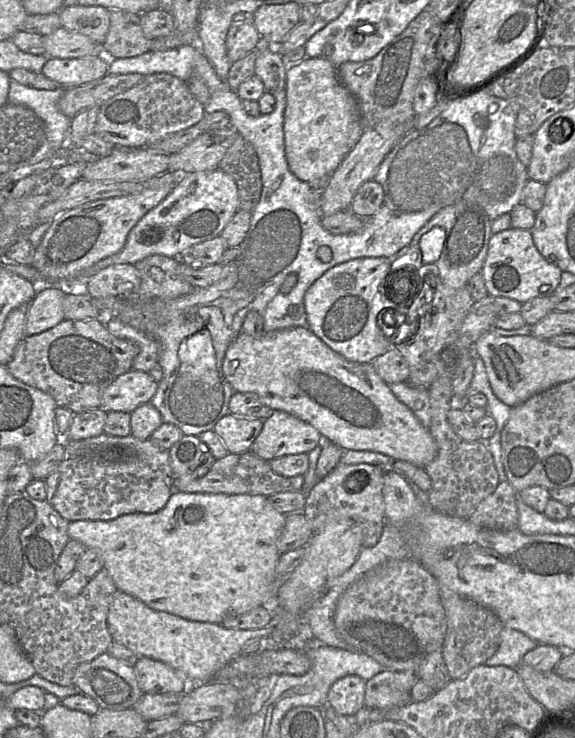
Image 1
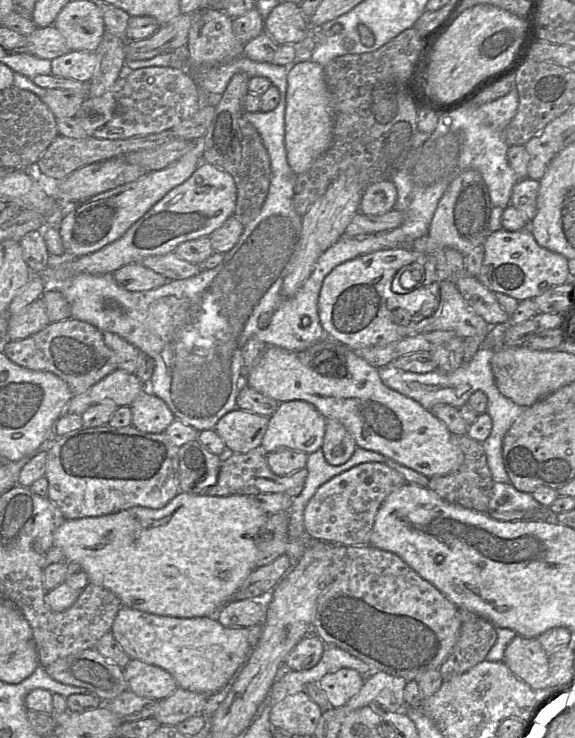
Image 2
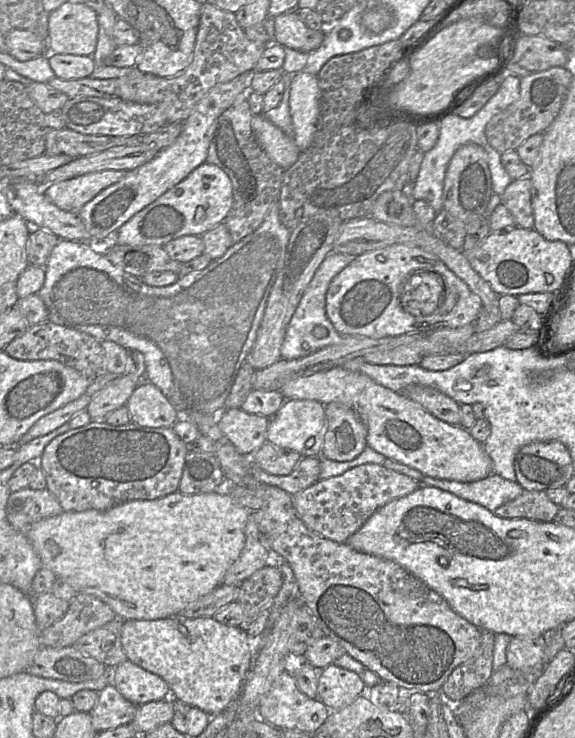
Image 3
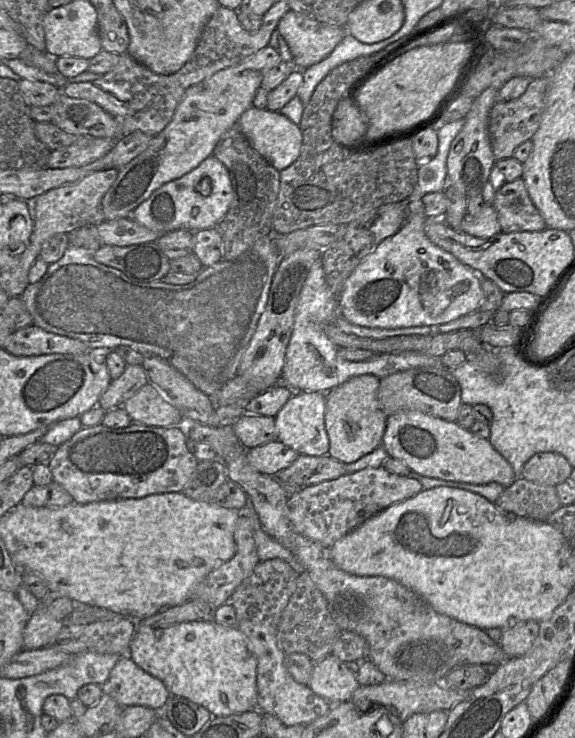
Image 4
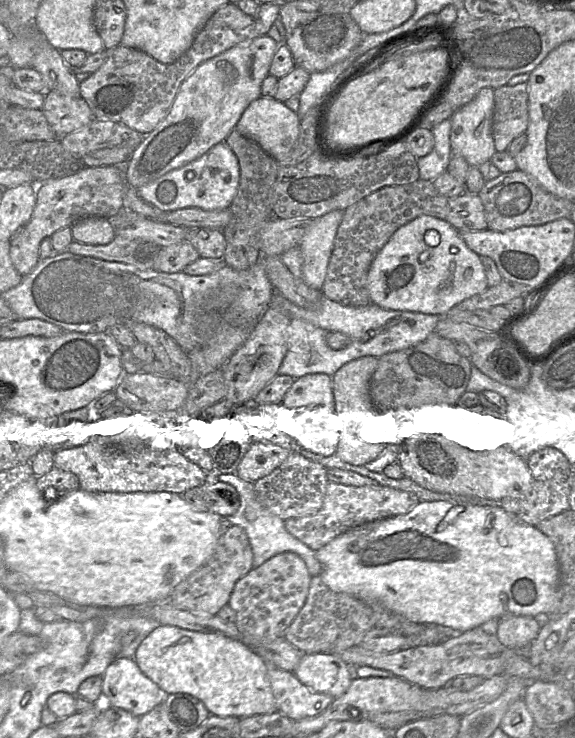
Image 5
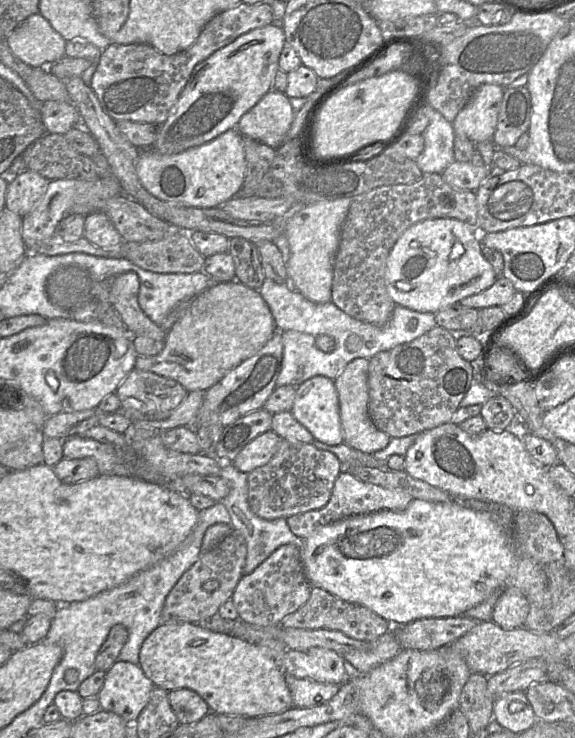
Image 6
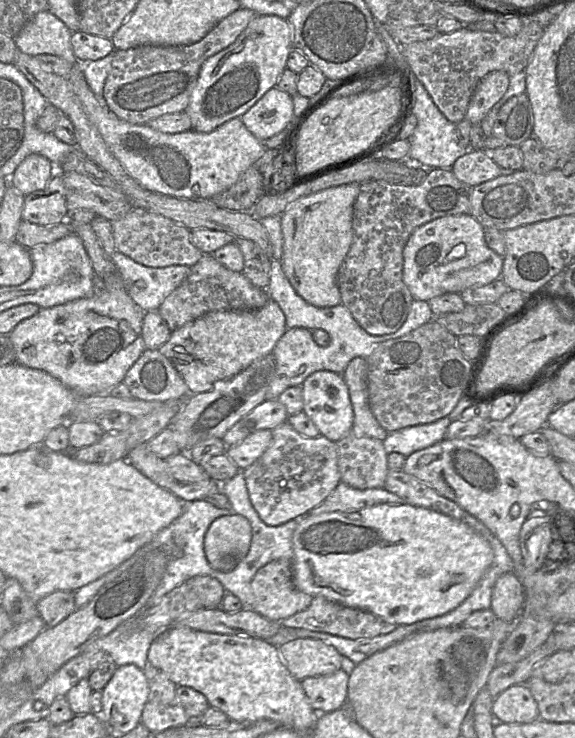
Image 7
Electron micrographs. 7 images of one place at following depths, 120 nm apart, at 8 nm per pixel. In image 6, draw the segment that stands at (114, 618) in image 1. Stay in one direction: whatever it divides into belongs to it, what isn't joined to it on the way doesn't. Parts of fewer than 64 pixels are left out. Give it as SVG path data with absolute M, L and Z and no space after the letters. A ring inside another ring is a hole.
M161 623L143 642L139 664L156 687L166 691L191 689L198 693L215 714L238 715L246 718L280 714L293 708L285 672L280 662L263 652L257 645L213 632L194 623Z

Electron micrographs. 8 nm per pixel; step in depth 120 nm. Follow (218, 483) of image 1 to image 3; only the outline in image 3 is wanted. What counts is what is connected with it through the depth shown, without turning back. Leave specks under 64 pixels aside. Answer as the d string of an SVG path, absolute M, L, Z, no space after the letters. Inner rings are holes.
M250 456L250 475L258 482L276 486L290 495L305 490L319 480L320 457L303 457L288 475L273 475L263 470Z

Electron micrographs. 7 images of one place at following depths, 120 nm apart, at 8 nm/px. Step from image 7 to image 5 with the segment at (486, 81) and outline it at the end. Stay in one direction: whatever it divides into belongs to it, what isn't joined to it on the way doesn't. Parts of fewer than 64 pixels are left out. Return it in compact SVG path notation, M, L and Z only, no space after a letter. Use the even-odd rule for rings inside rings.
M482 88L472 101L457 109L452 117L450 142L452 154L459 154L465 158L470 166L479 167L484 162L490 161L495 154L492 121L494 112L494 89Z

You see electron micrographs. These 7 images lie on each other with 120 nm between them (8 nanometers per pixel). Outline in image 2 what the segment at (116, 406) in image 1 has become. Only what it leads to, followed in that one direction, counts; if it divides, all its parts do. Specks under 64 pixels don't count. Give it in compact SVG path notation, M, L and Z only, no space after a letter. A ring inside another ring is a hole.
M116 369L86 392L73 396L64 413L82 415L90 406L103 400L112 400L118 407L130 406L146 389L135 374Z

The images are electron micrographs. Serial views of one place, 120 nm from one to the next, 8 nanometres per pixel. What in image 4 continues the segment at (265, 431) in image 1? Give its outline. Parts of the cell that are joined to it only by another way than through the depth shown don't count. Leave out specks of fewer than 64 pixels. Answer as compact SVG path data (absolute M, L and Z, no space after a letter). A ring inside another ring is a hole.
M294 392L275 418L277 440L297 453L309 456L323 456L329 452L329 437L325 428L327 392Z

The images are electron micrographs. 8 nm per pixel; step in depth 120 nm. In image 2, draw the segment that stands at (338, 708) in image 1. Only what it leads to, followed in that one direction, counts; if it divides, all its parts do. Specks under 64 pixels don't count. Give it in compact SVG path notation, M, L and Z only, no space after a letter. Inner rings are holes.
M340 670L325 675L320 685L333 708L341 708L348 704L365 685L366 678L352 670Z

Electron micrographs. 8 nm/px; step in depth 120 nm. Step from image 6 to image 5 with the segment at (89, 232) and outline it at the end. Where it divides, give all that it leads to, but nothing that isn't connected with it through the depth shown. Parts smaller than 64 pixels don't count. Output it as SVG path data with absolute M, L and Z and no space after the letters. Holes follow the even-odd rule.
M84 218L71 228L73 240L87 245L106 245L116 237L112 219L108 218Z

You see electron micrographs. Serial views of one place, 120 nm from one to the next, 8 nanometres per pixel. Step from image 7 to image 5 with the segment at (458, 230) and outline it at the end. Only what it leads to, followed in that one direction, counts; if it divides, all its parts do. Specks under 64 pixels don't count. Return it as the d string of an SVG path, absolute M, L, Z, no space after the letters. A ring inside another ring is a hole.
M421 215L397 229L373 260L367 276L371 304L385 310L400 310L443 316L462 301L488 288L481 257L471 250L450 223Z

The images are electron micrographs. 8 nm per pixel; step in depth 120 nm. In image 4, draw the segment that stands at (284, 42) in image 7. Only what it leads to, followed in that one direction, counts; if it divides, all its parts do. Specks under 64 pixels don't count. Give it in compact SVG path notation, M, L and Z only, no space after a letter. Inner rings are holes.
M268 45L238 65L220 70L188 89L170 123L153 137L145 151L119 169L117 179L102 199L105 221L131 216L155 190L189 173L212 156L221 136L252 107L265 74L280 61L279 52Z

